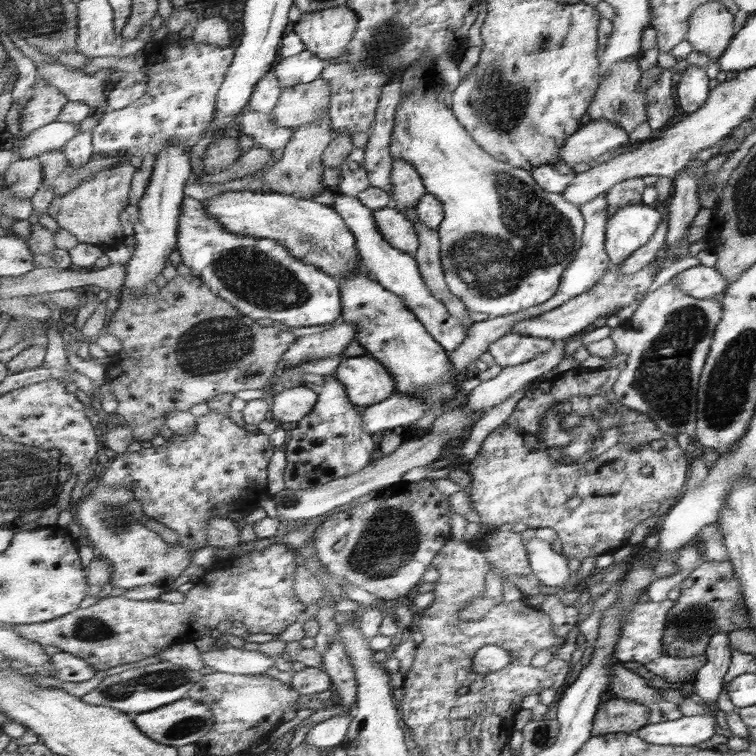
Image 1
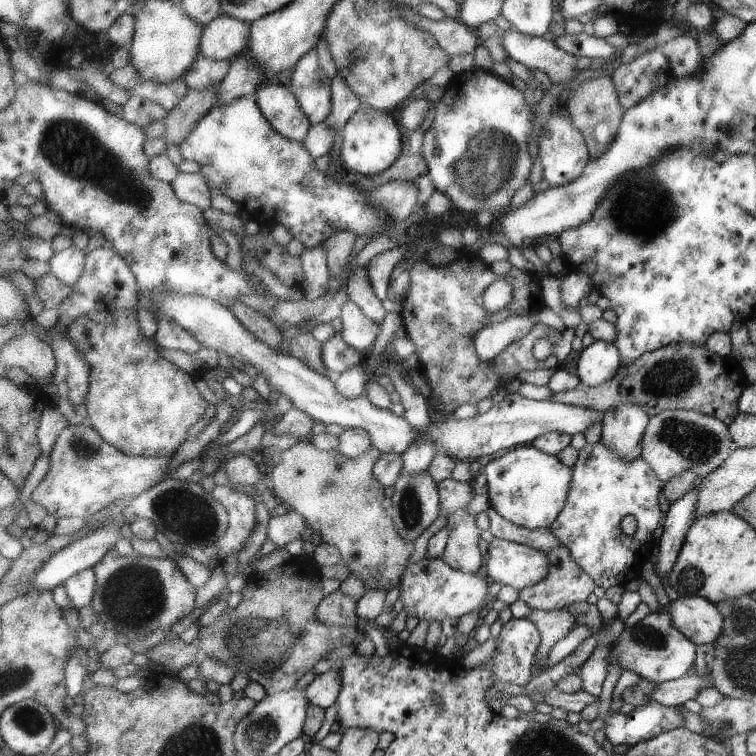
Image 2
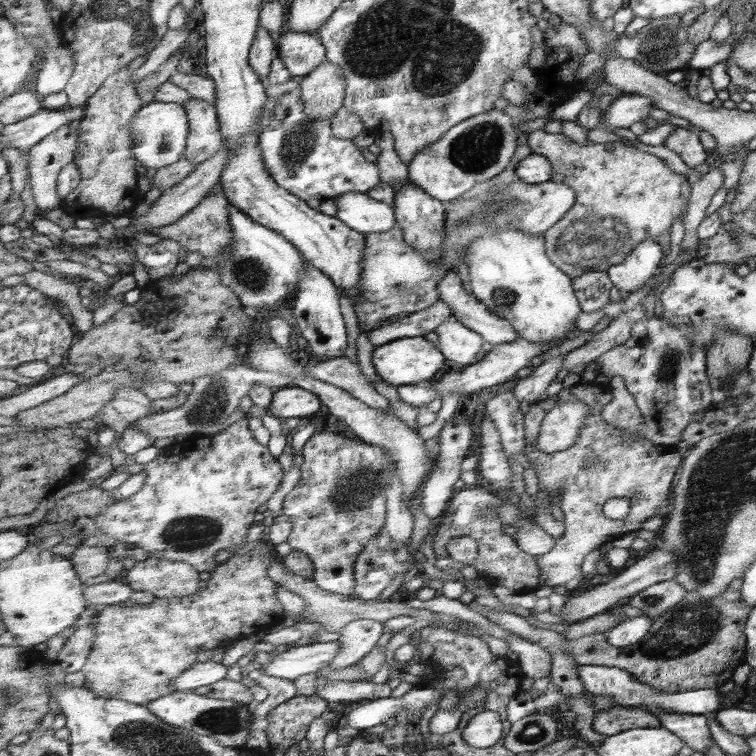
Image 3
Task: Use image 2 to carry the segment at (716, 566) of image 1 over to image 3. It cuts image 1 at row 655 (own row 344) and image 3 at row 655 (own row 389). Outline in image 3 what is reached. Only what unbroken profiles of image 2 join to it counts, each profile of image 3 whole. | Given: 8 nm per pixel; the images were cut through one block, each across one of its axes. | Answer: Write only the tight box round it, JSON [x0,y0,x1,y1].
[567,588,751,691]

